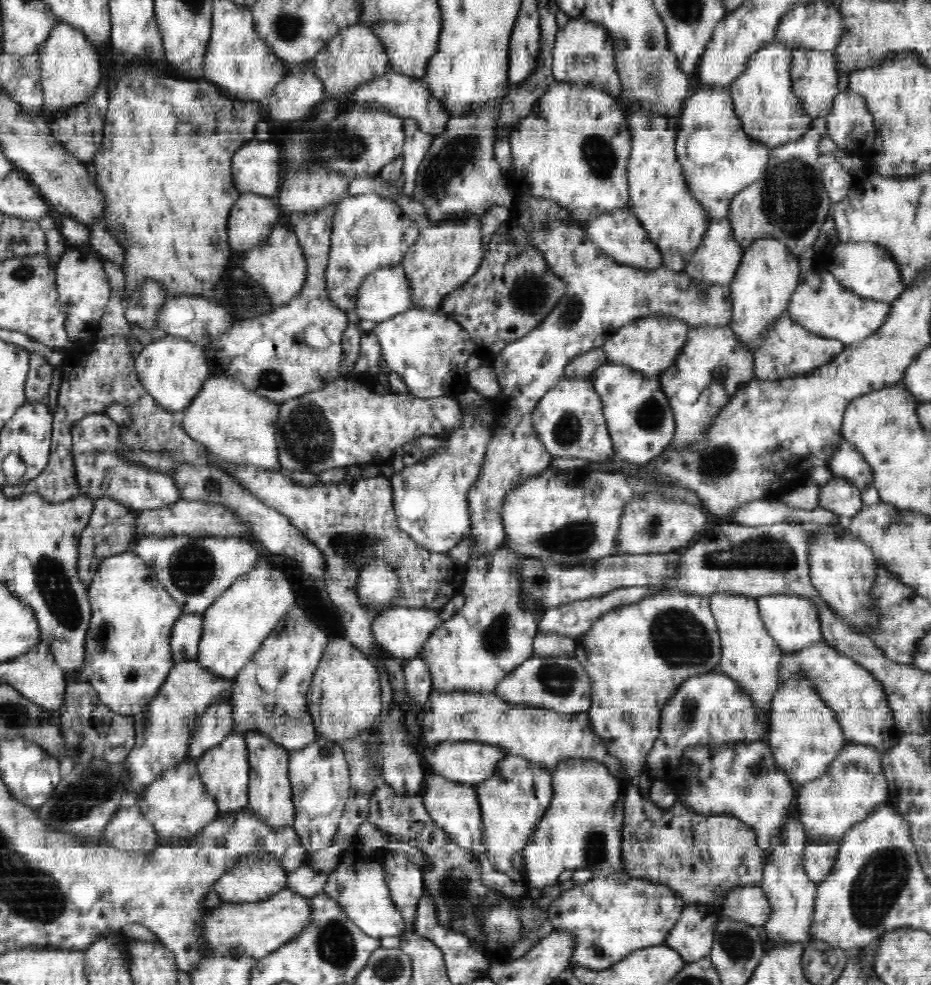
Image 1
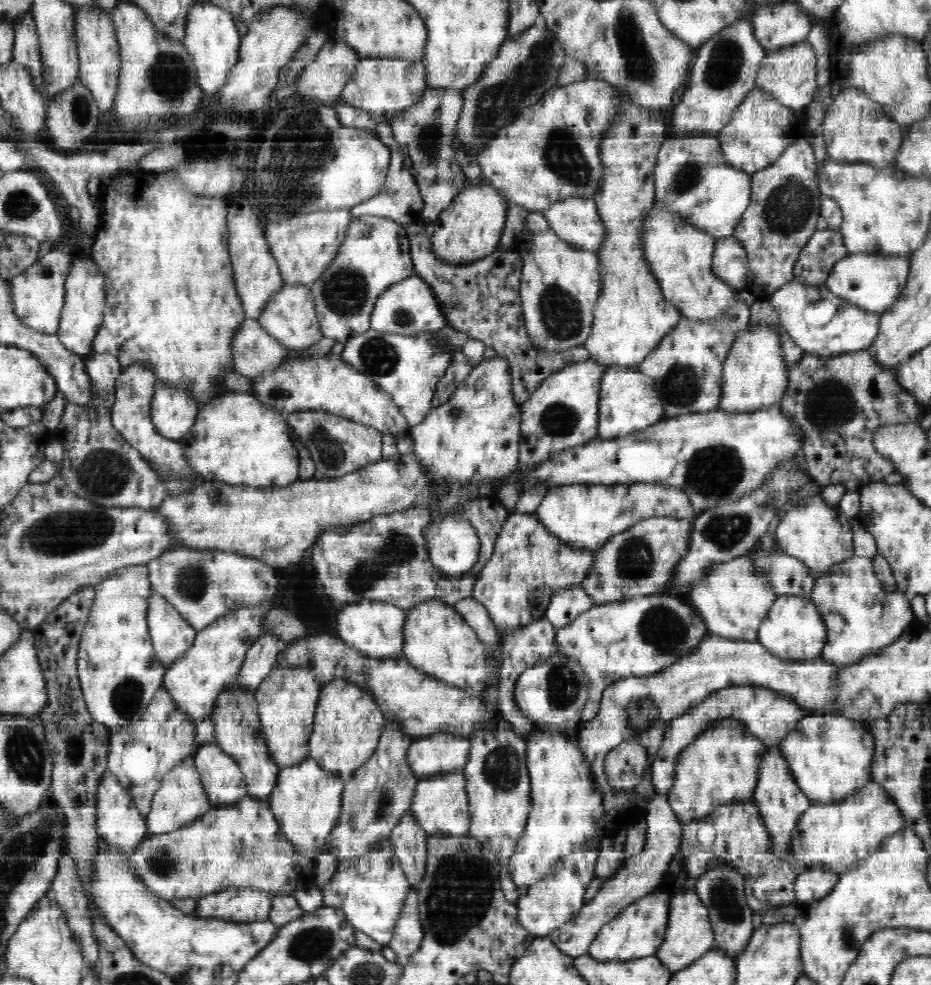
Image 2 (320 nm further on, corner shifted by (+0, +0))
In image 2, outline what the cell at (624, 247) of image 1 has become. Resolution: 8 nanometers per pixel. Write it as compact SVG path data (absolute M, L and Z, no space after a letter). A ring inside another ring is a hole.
M593 197L566 199L542 213L551 229L575 248L596 252L604 247L608 233Z

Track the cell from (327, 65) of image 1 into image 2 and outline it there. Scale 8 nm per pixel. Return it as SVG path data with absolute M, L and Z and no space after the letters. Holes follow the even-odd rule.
M362 57L349 74L341 98L348 106L367 110L376 123L391 123L392 116L412 105L429 87L425 82L425 70L421 61L406 61L398 57Z

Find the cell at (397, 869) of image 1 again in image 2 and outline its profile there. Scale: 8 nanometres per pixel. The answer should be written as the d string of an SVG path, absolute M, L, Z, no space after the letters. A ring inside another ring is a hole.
M410 888L405 894L404 908L394 927L392 940L386 944L396 953L396 963L402 968L408 964L408 958L420 948L424 936L418 906L417 891Z

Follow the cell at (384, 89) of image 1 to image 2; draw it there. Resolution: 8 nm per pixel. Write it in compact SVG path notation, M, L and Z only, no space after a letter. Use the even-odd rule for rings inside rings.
M426 88L423 95L404 109L392 116L391 127L394 137L406 156L407 165L415 175L416 184L423 197L422 221L434 224L437 217L458 196L466 177L453 158L455 146L453 136L463 107L463 94L454 88Z

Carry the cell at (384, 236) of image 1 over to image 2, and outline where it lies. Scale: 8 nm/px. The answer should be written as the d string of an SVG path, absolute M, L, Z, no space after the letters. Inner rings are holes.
M384 216L353 217L348 224L337 256L333 258L329 268L321 274L321 278L310 286L317 322L323 336L345 344L353 336L371 330L371 315L376 300L386 289L414 274L415 266L405 227L399 221Z

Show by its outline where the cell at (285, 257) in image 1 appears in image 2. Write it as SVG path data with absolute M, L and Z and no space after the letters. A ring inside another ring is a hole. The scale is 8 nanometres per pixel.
M283 284L282 288L265 302L259 324L285 348L308 348L318 344L323 337L317 322L311 288L306 285Z

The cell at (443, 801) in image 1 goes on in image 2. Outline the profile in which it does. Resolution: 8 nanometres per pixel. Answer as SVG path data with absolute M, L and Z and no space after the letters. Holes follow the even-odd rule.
M462 771L420 778L411 805L413 817L427 832L427 836L449 837L466 835L471 821L465 775Z

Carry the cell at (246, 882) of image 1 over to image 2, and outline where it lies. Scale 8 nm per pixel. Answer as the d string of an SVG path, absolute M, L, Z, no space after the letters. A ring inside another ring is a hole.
M230 886L197 899L196 917L220 917L228 921L254 921L268 918L273 896L260 888Z

